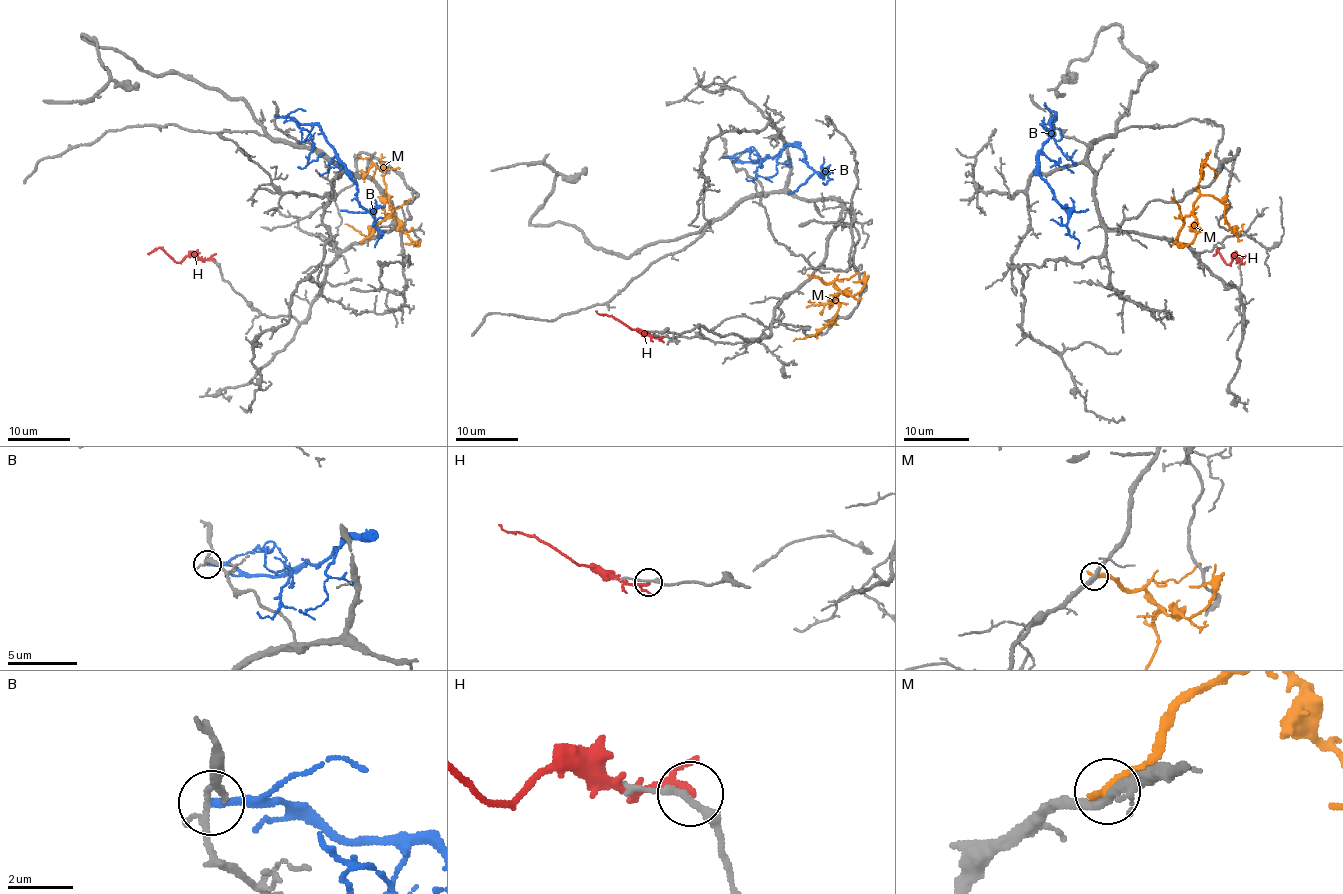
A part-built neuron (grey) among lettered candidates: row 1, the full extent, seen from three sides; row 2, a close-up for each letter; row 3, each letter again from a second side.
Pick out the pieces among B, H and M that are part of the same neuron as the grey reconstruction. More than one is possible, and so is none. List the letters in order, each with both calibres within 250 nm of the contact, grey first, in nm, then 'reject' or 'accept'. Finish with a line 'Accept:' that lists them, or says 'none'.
B: 180 nm thick on the grey side, 240 nm on the other; reject
H: 220 nm thick on the grey side, 170 nm on the other; reject
M: 300 nm thick on the grey side, 280 nm on the other; reject
Accept: none

